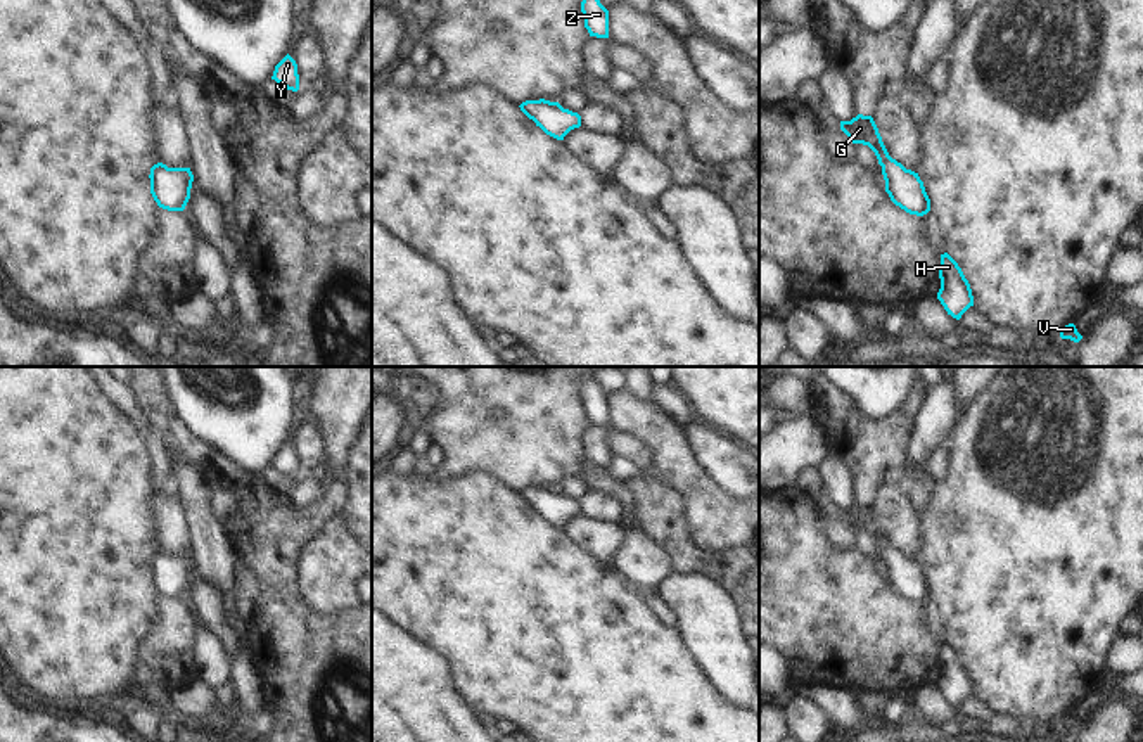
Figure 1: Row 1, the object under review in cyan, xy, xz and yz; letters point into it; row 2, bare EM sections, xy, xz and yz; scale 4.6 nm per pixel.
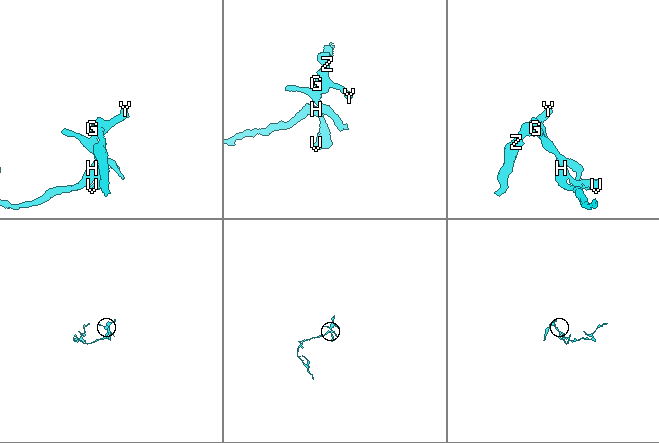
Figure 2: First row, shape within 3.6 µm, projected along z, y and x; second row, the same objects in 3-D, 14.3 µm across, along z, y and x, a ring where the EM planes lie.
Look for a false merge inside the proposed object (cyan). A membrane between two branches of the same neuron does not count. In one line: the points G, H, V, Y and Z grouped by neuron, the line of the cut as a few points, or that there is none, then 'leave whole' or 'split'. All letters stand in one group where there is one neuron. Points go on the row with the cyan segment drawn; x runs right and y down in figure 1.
G H V Y Z; no cut; leave whole

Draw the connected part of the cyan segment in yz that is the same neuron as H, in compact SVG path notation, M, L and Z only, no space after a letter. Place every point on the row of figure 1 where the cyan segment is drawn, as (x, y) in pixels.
M948 253L941 254L939 278L941 289L937 299L948 315L960 320L961 315L974 306L974 296L961 268Z

